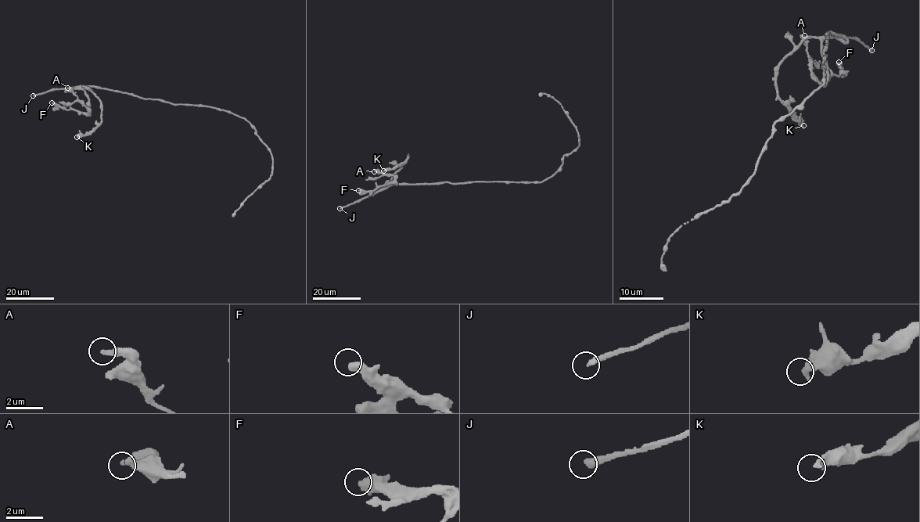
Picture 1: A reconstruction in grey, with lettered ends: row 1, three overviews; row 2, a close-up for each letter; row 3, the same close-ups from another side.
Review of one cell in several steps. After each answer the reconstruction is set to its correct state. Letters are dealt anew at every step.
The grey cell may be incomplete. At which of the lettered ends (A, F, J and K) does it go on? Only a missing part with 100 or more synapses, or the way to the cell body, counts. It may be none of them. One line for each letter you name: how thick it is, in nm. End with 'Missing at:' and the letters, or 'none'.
J: Thickness 320 nm
Missing at: J

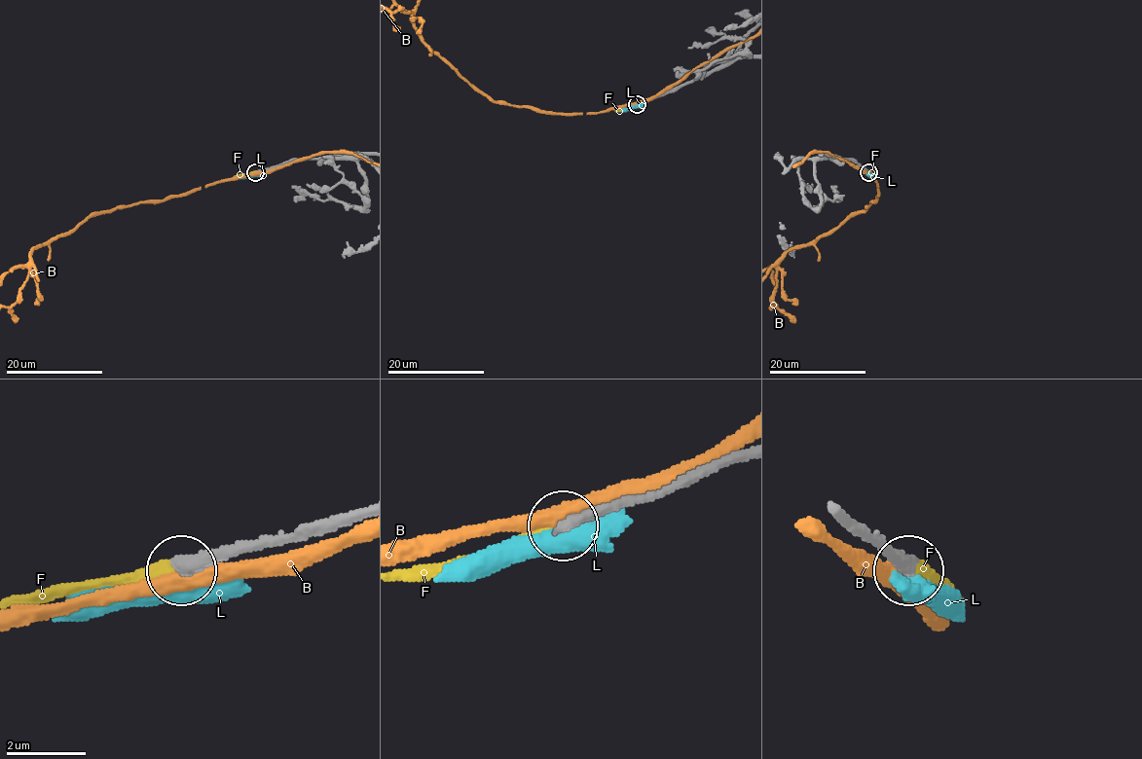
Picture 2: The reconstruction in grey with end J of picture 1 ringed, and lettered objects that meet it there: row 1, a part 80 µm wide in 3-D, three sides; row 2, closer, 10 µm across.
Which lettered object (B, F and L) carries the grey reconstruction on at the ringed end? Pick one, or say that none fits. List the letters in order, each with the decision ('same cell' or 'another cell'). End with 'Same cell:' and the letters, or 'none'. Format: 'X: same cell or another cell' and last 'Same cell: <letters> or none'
B: another cell
F: same cell
L: another cell
Same cell: F

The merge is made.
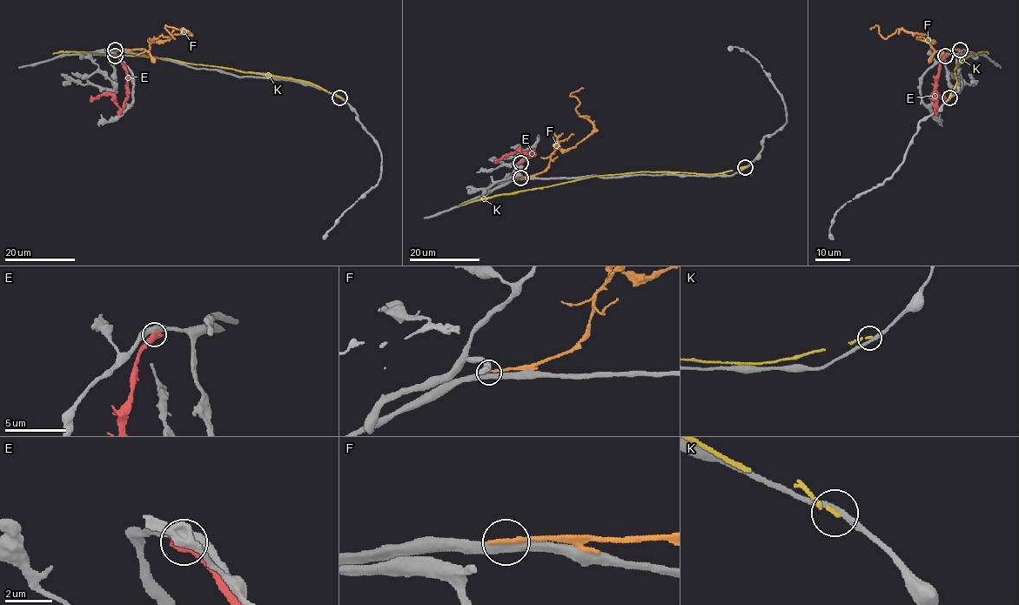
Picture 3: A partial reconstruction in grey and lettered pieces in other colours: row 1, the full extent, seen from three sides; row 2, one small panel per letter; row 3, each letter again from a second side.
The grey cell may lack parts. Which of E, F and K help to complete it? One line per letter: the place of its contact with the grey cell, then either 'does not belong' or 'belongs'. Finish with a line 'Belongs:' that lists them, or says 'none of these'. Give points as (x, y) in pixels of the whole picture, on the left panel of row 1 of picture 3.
E: contact (115, 56); does not belong
F: contact (115, 50); does not belong
K: contact (339, 97); does not belong
Belongs: none of these

